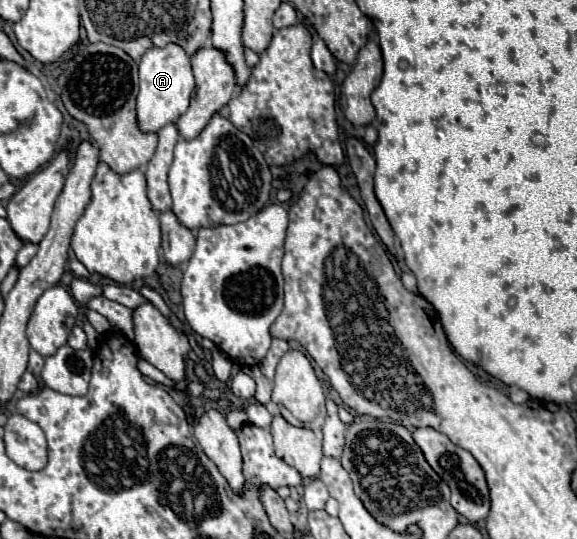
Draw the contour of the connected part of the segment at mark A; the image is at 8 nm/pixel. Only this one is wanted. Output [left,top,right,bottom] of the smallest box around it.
[136,43,194,131]

